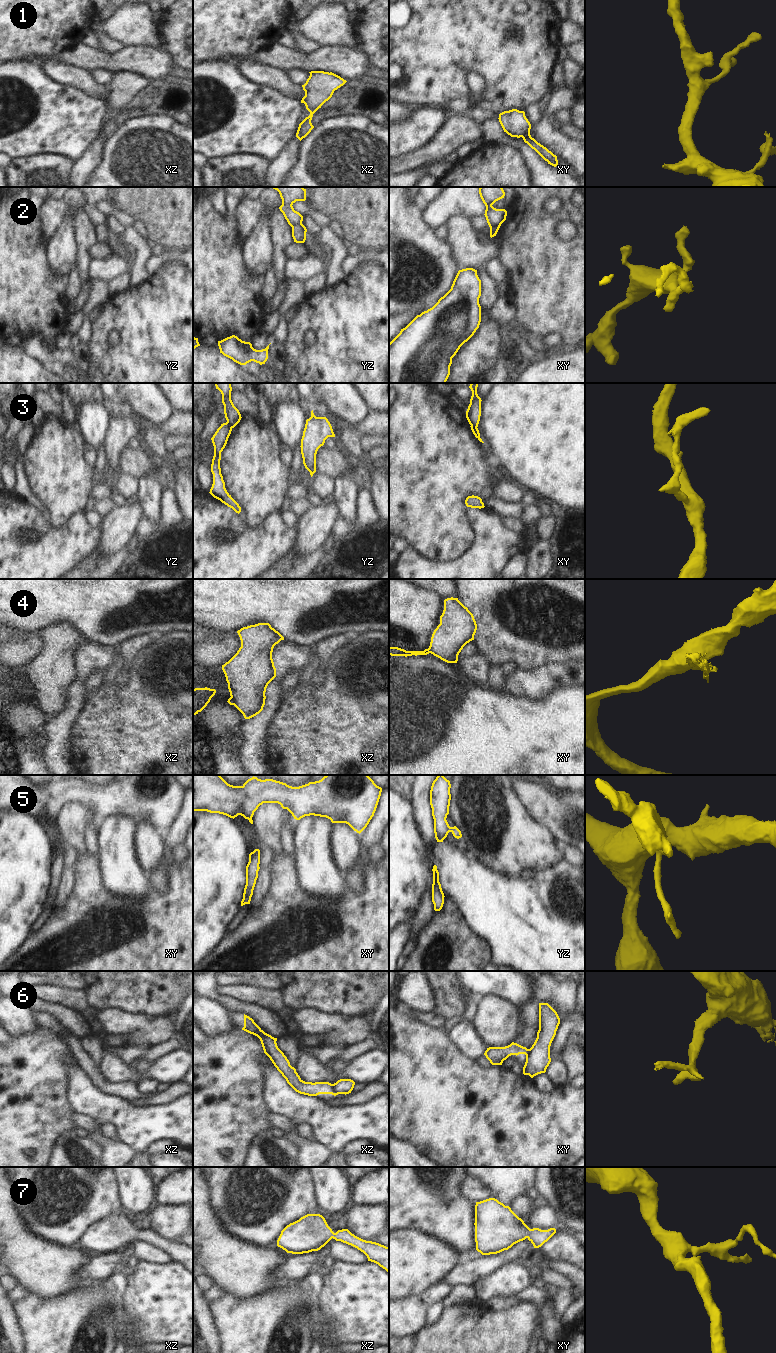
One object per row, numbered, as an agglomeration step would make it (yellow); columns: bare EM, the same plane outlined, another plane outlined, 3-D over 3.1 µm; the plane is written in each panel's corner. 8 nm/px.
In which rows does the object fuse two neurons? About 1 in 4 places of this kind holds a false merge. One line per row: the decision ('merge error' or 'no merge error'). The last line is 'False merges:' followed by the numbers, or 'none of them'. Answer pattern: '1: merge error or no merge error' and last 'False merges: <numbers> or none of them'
1: no merge error
2: merge error
3: merge error
4: merge error
5: no merge error
6: merge error
7: no merge error
False merges: 2, 3, 4, 6

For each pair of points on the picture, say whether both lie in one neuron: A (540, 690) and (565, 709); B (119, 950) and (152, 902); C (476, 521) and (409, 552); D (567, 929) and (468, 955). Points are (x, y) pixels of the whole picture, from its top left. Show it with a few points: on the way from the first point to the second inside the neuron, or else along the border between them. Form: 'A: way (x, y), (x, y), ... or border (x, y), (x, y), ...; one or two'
A: border (570, 687), (557, 688), (542, 699), (524, 696); two
B: way (133, 943), (152, 924), (152, 916); one
C: way (479, 545), (458, 568), (433, 568); one
D: border (474, 932), (488, 941), (491, 950), (490, 960); two

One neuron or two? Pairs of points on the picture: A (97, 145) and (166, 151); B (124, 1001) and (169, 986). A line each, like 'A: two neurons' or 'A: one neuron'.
A: two neurons
B: one neuron

